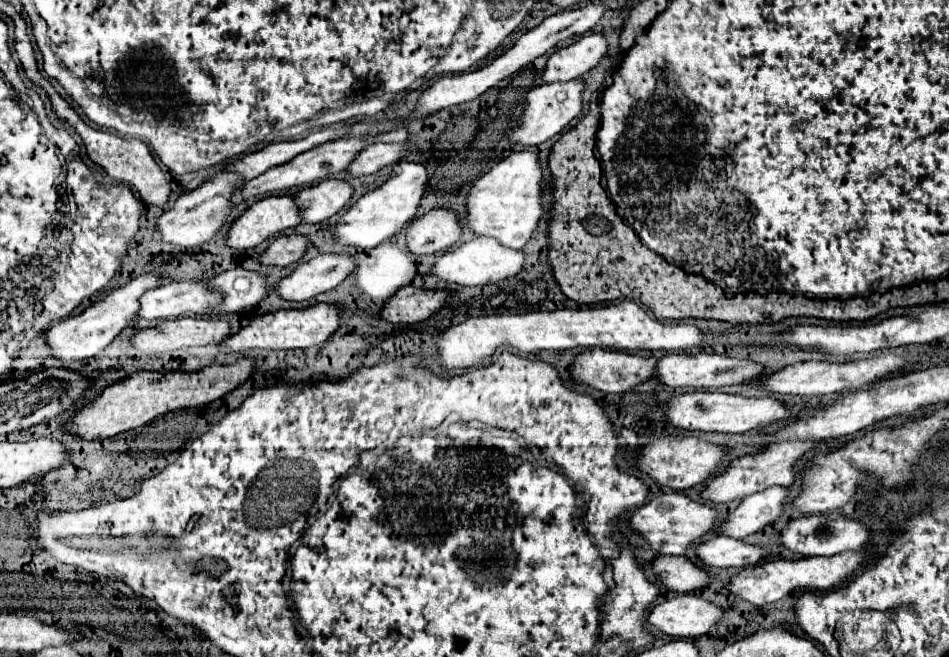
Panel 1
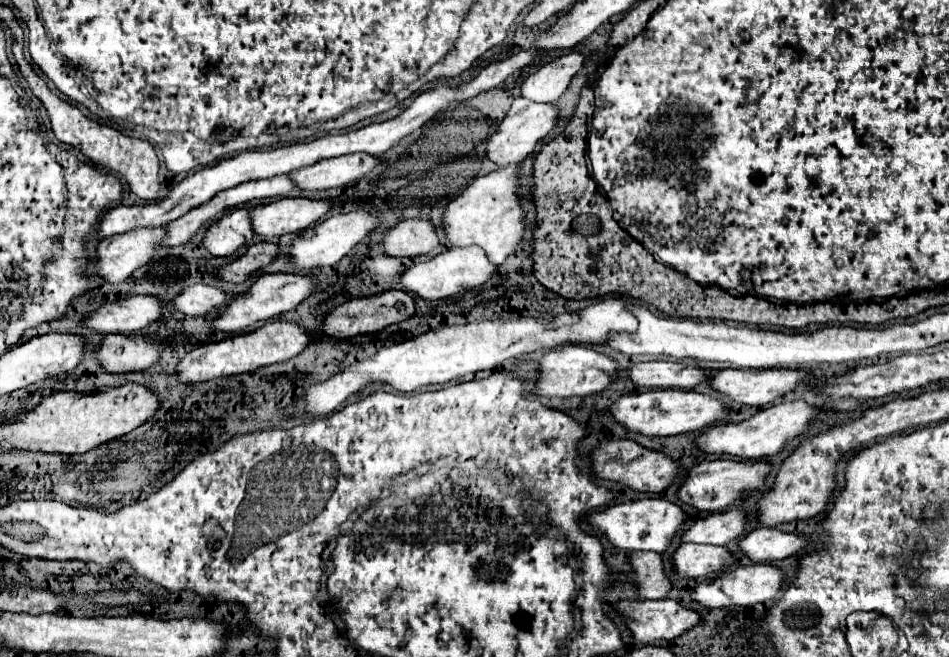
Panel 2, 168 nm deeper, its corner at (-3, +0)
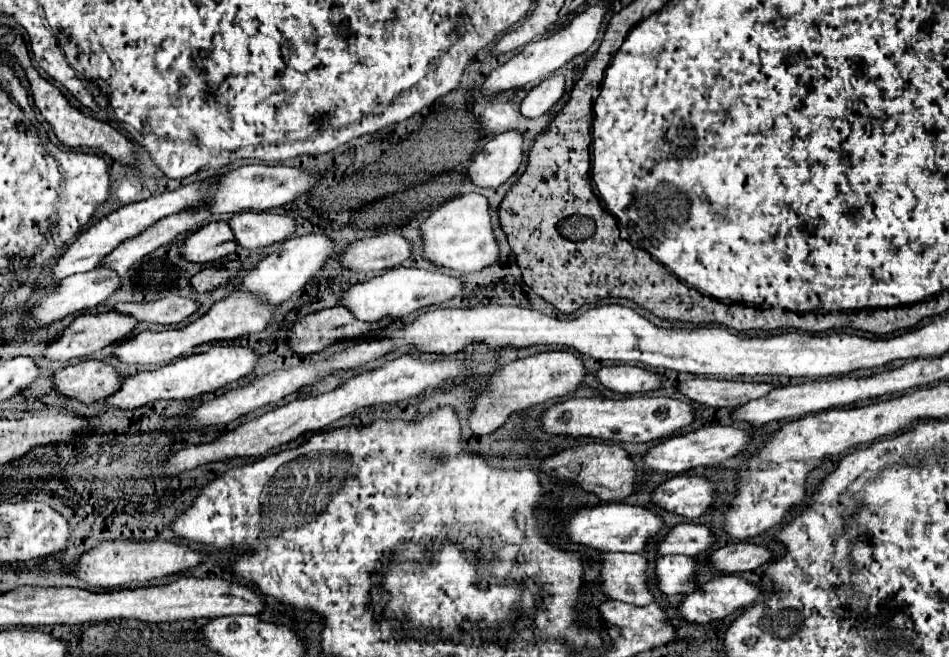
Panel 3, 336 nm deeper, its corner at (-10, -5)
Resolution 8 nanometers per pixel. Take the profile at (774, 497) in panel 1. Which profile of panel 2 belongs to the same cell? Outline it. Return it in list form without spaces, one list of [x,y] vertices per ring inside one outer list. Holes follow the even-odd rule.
[[[726,511],[726,513],[714,513],[704,519],[696,519],[684,533],[684,543],[708,543],[708,545],[726,545],[728,541],[734,541],[740,537],[742,529],[746,525],[744,511]]]

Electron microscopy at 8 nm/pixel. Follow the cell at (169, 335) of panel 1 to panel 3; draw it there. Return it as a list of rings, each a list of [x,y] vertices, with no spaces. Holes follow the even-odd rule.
[[[83,360],[55,374],[55,390],[83,402],[107,398],[121,386],[119,372],[101,360]]]

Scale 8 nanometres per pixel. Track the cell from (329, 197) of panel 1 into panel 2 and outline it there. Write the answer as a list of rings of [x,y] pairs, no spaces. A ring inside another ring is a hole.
[[[278,199],[272,203],[258,203],[250,209],[252,231],[256,237],[298,233],[316,223],[330,209],[334,209],[332,201],[312,199]]]

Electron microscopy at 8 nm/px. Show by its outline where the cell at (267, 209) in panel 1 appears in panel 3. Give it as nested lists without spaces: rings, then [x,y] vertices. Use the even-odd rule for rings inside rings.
[[[211,222],[191,234],[183,244],[183,256],[191,262],[215,262],[237,250],[233,230],[227,222]]]

